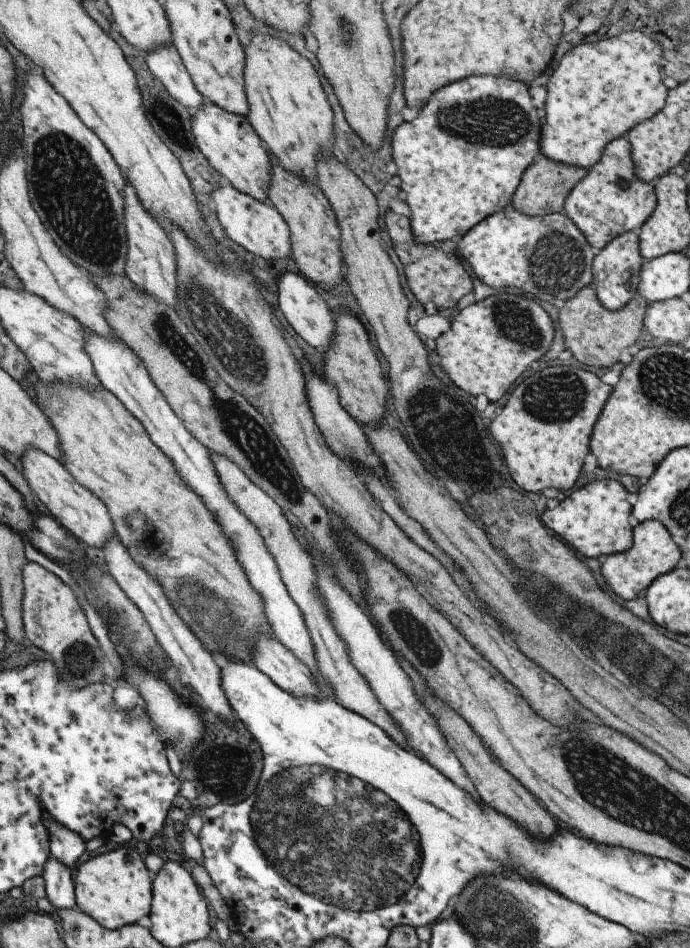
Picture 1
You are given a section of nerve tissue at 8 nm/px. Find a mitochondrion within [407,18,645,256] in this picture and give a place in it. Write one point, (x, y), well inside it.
(509, 124)

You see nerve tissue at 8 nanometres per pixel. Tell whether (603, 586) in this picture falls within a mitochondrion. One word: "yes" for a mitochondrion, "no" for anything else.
no

